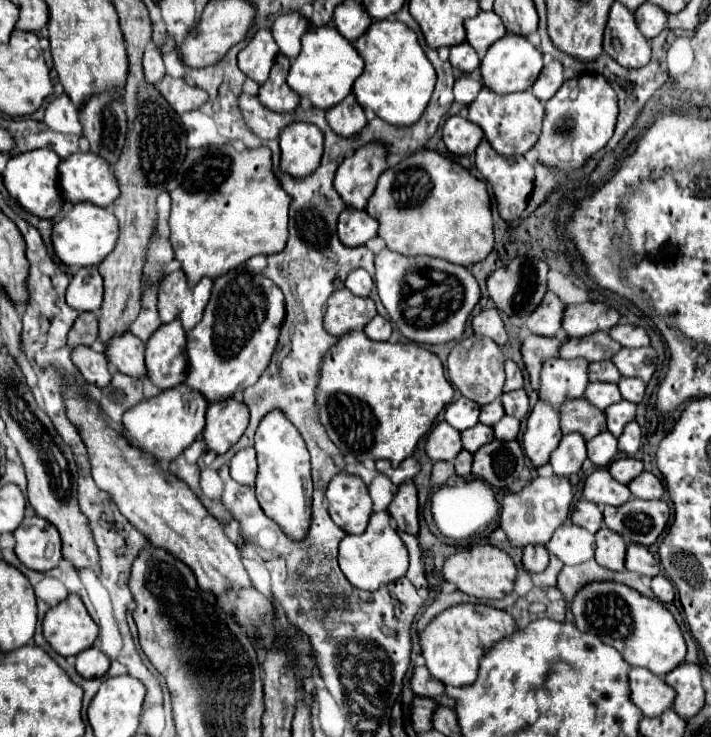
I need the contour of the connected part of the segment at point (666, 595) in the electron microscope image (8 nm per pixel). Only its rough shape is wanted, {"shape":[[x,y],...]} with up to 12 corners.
{"shape":[[666,576],[652,578],[652,592],[664,604],[674,602],[672,582]]}

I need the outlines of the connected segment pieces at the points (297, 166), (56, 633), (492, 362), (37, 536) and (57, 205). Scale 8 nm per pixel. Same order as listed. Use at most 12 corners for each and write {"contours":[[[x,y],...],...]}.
{"contours":[[[294,122],[280,134],[280,172],[316,172],[324,136]],[[80,596],[46,612],[42,634],[60,656],[94,644]],[[486,336],[460,340],[450,382],[484,406],[504,392],[504,354]],[[40,516],[14,532],[18,560],[36,572],[58,566],[60,534]],[[48,148],[12,156],[10,198],[38,218],[64,204],[60,158]]]}

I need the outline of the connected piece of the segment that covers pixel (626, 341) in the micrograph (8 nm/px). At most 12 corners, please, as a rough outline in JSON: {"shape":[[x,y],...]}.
{"shape":[[616,324],[610,336],[626,348],[650,344],[642,326]]}

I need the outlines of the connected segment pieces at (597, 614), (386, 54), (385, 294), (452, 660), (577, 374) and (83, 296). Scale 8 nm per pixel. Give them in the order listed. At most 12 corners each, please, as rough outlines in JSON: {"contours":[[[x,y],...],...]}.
{"contours":[[[624,584],[572,602],[582,632],[666,676],[686,658],[674,616]],[[374,20],[354,42],[354,96],[398,126],[416,124],[436,72],[416,34]],[[376,254],[380,300],[418,344],[462,338],[468,268]],[[450,606],[420,634],[446,686],[476,682],[484,652],[516,632],[506,610]],[[552,358],[540,374],[540,398],[560,406],[584,396],[588,360]],[[96,266],[80,268],[66,290],[78,312],[102,304],[102,276]]]}

